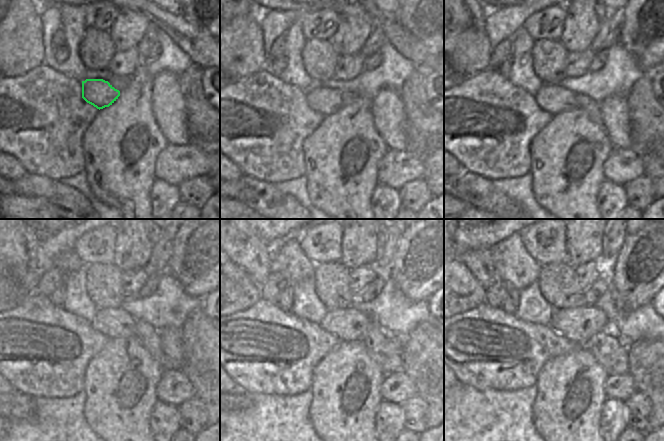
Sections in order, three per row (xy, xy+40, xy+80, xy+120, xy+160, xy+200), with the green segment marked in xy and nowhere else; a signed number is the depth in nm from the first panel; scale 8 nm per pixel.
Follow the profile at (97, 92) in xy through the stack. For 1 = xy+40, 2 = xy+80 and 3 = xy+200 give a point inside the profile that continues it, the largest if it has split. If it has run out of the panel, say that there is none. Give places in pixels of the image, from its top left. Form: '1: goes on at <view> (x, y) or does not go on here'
1: goes on at xy+40 (324, 100)
2: goes on at xy+80 (553, 99)
3: goes on at xy+200 (578, 324)

